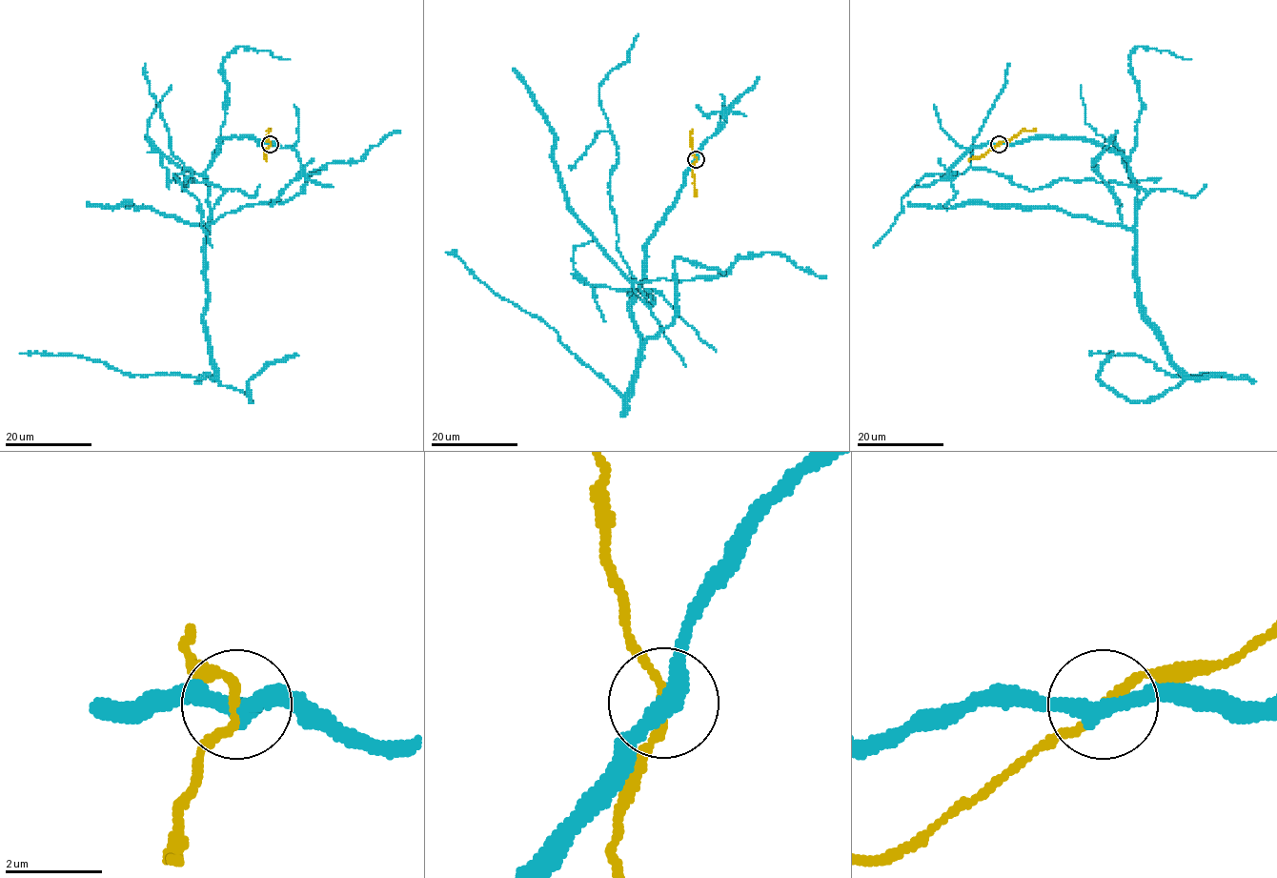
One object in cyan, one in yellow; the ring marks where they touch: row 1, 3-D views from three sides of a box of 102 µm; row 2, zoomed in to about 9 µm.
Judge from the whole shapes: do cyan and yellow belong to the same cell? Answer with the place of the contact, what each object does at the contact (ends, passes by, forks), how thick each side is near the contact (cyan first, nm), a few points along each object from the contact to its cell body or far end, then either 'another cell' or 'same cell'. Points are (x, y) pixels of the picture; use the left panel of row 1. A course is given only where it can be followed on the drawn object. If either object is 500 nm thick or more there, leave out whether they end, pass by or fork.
place (270, 144); cyan passes by; yellow passes by; calibres 320 and 170 nm; course cyan (270, 144), (223, 137), (205, 175), (211, 225), (204, 329), (214, 377), (131, 377), (73, 355), (20, 353); course yellow (270, 144), (266, 137), (271, 129); another cell

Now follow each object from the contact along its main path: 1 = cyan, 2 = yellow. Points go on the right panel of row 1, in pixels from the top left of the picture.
1: (998, 144), (1081, 137), (1120, 153), (1141, 313), (1185, 375), (1236, 377), (1091, 353)
2: (998, 144), (1022, 131), (1036, 129)

